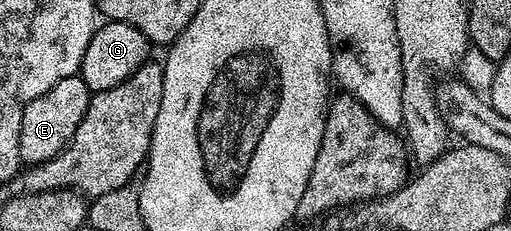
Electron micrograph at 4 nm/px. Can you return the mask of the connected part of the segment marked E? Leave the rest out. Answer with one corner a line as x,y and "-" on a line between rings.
77,75
54,83
46,95
38,95
38,99
29,103
24,109
20,124
21,162
25,166
40,165
67,149
74,131
78,131
78,123
82,123
82,115
86,115
86,107
91,98
86,83

